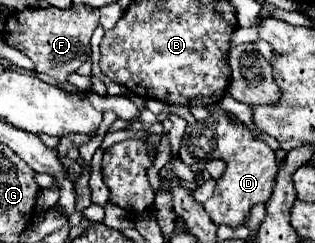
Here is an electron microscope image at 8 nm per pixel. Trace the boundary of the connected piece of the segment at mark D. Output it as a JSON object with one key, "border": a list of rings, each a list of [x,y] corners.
{"border":[[[232,126],[230,132],[222,132],[222,140],[228,140],[228,154],[226,154],[226,172],[220,176],[216,184],[214,196],[204,202],[204,210],[216,226],[244,226],[250,216],[252,206],[262,204],[272,194],[276,184],[276,154],[270,146],[256,140],[248,128]]]}

